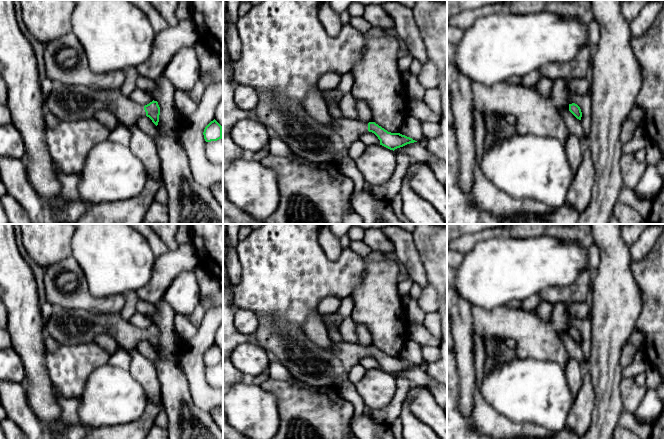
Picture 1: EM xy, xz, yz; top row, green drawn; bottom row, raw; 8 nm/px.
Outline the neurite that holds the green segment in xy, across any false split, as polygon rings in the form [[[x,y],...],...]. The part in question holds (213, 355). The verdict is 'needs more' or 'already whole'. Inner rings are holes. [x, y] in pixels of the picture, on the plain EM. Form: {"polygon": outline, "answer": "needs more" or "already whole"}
{"polygon": [[[214,343],[205,351],[203,359],[206,366],[222,363],[222,350]]], "answer": "already whole"}

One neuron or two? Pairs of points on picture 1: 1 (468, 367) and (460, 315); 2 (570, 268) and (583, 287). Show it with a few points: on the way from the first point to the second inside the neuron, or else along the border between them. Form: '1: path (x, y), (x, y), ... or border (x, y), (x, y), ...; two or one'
1: path (465, 354), (462, 328); one
2: border (587, 268), (574, 282), (565, 286), (555, 287); two

